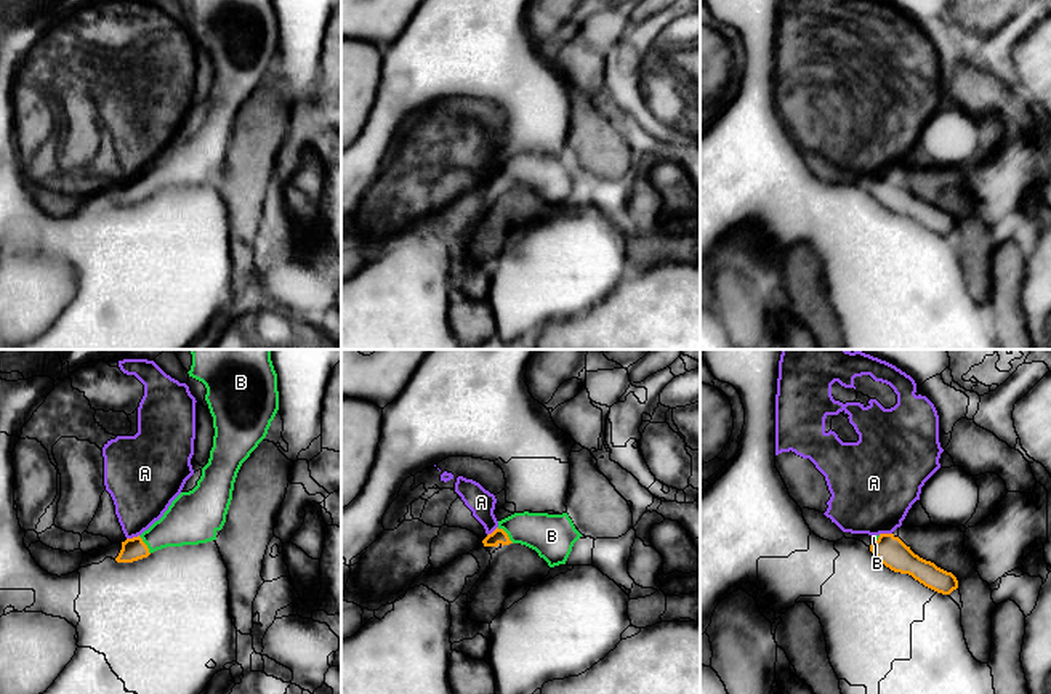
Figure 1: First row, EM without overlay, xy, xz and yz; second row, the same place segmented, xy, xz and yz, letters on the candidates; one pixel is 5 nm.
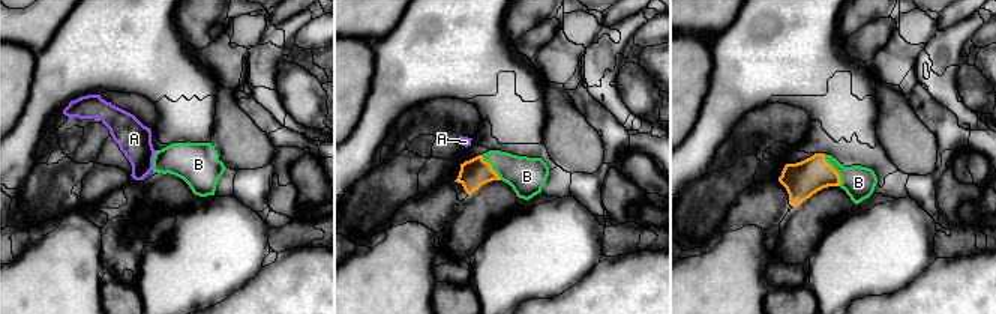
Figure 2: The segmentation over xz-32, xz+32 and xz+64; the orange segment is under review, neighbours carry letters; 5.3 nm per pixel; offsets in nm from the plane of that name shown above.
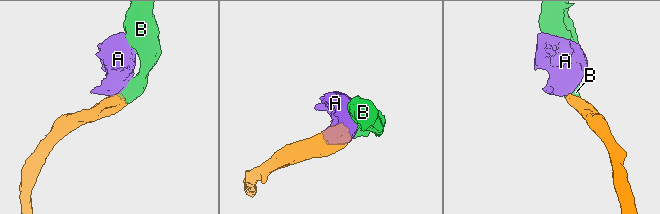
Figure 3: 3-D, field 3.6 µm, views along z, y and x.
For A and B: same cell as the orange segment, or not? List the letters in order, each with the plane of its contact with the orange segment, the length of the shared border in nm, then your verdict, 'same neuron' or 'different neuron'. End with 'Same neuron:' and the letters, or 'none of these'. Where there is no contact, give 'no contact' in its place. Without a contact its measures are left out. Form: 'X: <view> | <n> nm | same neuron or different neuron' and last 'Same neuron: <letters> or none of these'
A: yz | 70 nm | different neuron
B: xz | 120 nm | same neuron
Same neuron: B

